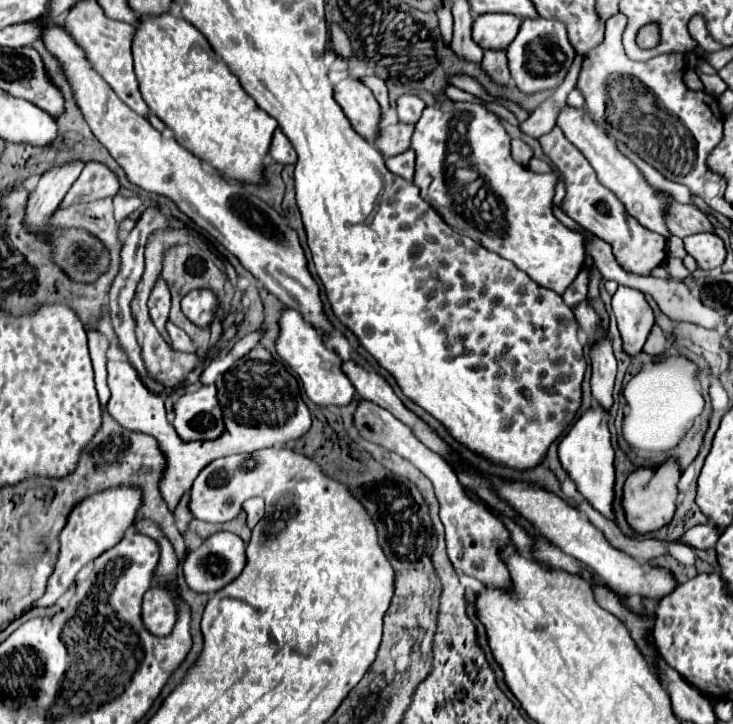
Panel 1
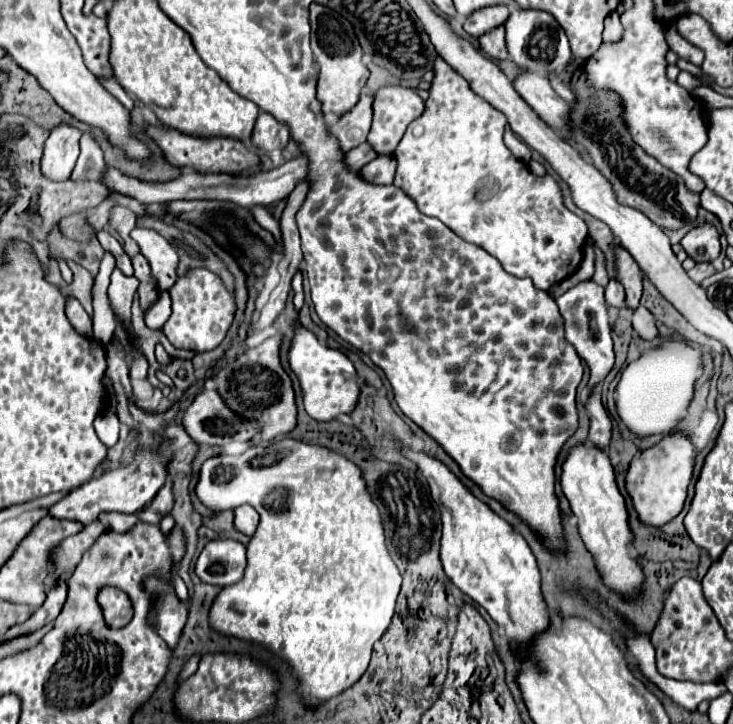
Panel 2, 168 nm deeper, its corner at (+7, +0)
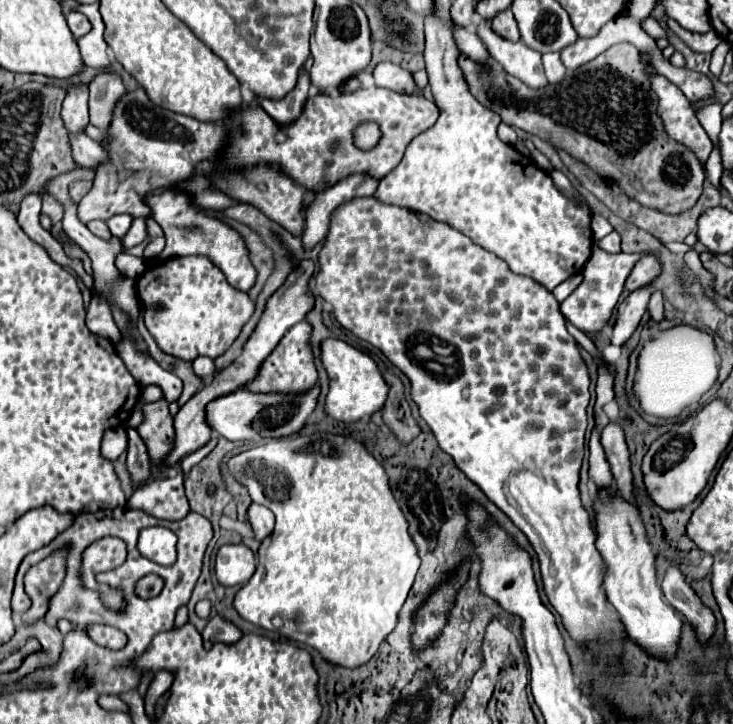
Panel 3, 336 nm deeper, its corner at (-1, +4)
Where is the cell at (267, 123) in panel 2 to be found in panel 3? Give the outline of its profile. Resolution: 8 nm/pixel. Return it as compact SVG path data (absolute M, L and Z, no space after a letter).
M303 70L297 88L293 92L289 92L289 96L285 96L283 100L277 100L277 102L275 100L261 100L261 108L279 126L287 126L301 116L305 100L307 100L307 90L309 90L309 74Z

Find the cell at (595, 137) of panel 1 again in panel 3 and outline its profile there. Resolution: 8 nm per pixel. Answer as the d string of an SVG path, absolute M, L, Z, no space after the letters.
M485 20L479 22L477 34L481 34L481 40L485 40L485 46L489 48L489 54L503 66L505 72L519 78L529 88L545 88L549 82L545 78L541 54L533 52L531 48L525 48L521 42L509 42L501 40Z

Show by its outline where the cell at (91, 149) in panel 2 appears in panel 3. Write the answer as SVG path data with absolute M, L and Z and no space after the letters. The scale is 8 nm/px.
M109 70L101 72L89 84L89 116L91 124L97 128L109 128L113 118L113 108L117 100L125 94L121 78Z

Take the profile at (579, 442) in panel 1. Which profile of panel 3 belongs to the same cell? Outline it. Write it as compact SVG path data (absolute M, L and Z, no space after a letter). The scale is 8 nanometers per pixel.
M597 488L593 496L595 510L595 530L597 530L597 550L605 560L603 588L607 600L615 606L621 616L627 634L645 648L651 656L661 660L671 660L677 650L681 634L681 618L675 610L663 600L663 592L655 578L655 552L647 540L639 510L635 504L625 500L619 490Z

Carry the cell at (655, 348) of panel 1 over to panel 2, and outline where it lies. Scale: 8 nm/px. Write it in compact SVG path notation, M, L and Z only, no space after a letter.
M639 306L635 312L633 312L633 330L643 338L643 340L655 340L657 338L657 326L655 326L655 318L653 314Z

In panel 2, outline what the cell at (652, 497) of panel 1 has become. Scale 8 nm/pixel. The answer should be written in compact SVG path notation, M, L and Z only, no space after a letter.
M675 432L661 438L655 446L643 450L635 460L631 460L625 486L641 522L651 526L663 526L683 510L695 458L697 448L693 446L691 438L683 432Z

